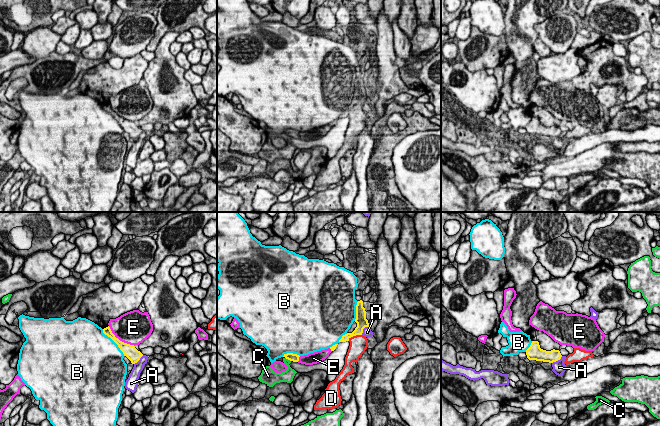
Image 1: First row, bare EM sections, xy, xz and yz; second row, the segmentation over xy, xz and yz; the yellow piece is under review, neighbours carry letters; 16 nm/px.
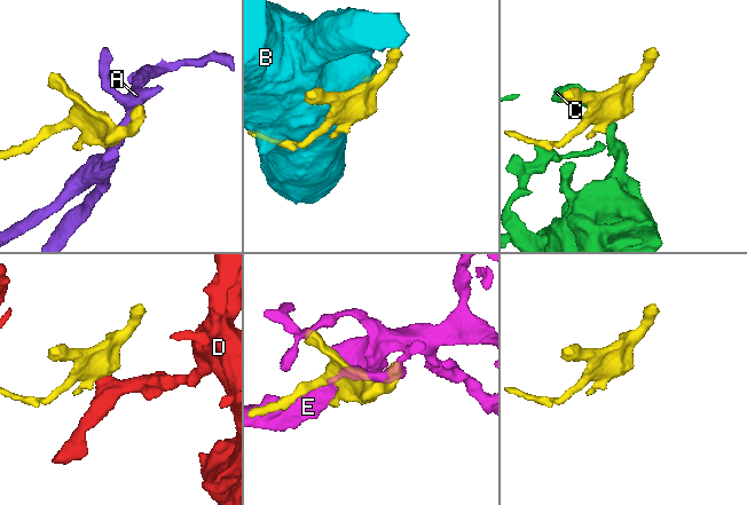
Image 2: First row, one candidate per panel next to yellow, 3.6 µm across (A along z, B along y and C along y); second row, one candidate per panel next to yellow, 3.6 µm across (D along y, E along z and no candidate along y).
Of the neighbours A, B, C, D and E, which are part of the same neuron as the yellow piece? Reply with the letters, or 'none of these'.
D

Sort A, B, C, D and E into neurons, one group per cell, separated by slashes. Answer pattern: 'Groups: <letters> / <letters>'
Groups: A / B / C / D / E

